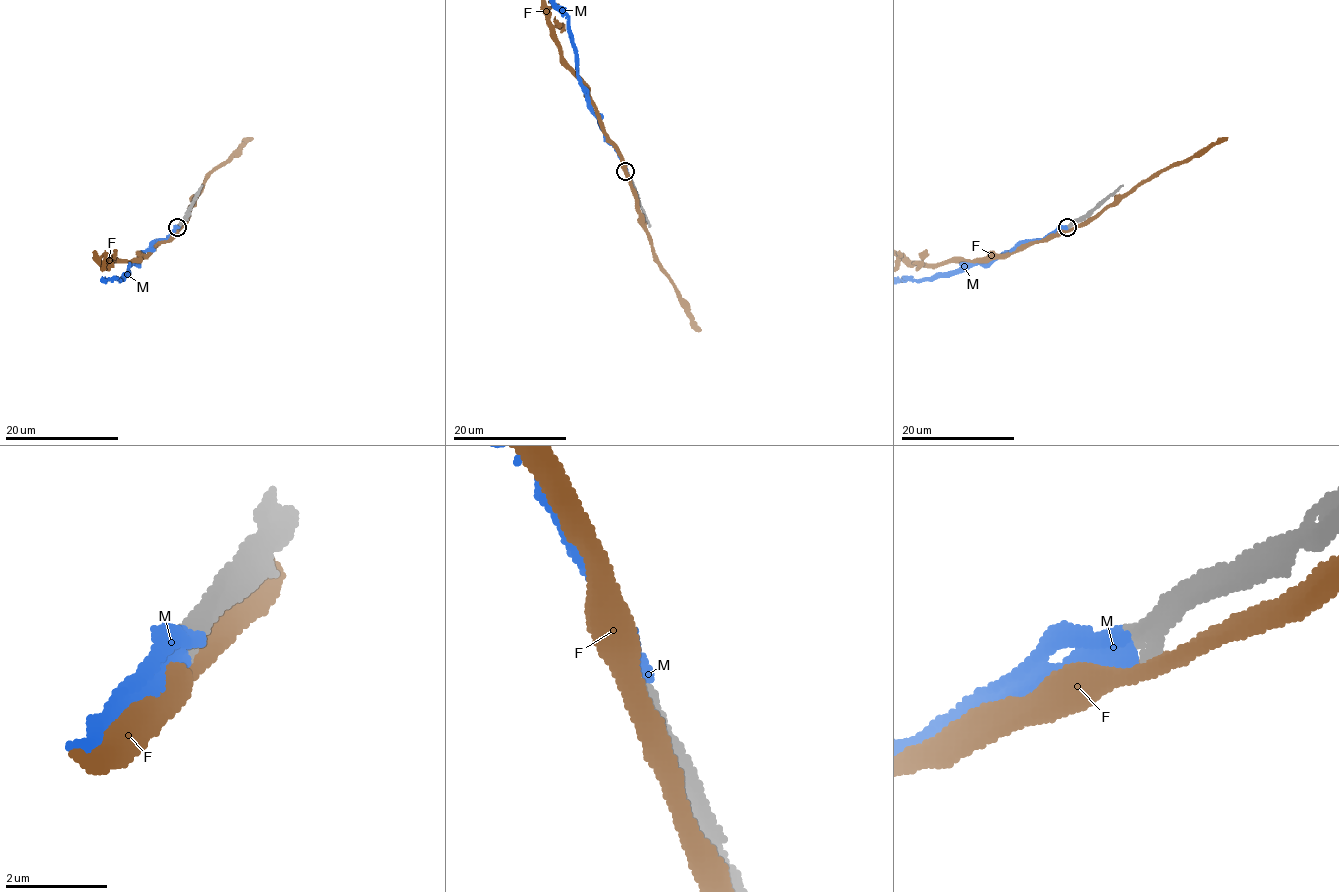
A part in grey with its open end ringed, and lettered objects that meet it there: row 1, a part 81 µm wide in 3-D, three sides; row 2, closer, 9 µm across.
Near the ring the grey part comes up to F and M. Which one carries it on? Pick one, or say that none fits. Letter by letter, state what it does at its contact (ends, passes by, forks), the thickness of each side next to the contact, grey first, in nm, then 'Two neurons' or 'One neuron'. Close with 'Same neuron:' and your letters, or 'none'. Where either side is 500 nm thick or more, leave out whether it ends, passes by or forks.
F: It passes by. Thickness 380 nm (grey) against 400 nm. Two neurons
M: It ends there. Thickness 400 nm (grey) against 360 nm. One neuron
Same neuron: M

